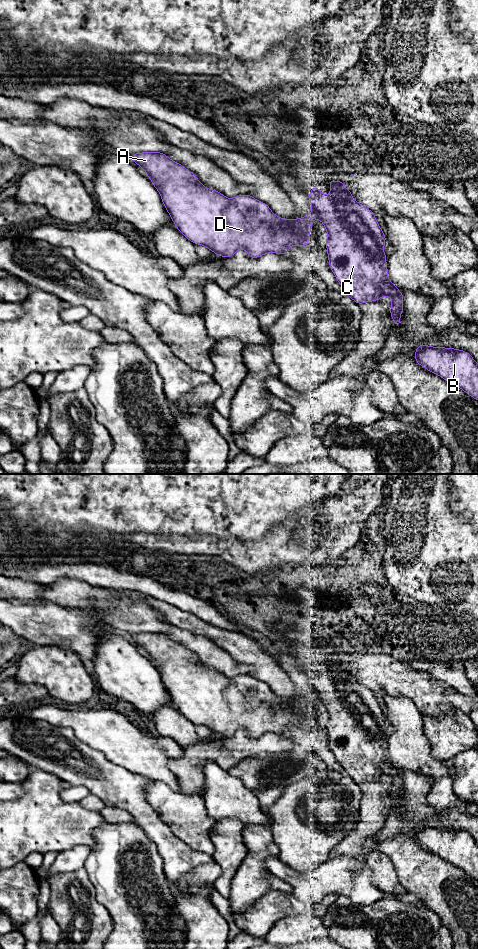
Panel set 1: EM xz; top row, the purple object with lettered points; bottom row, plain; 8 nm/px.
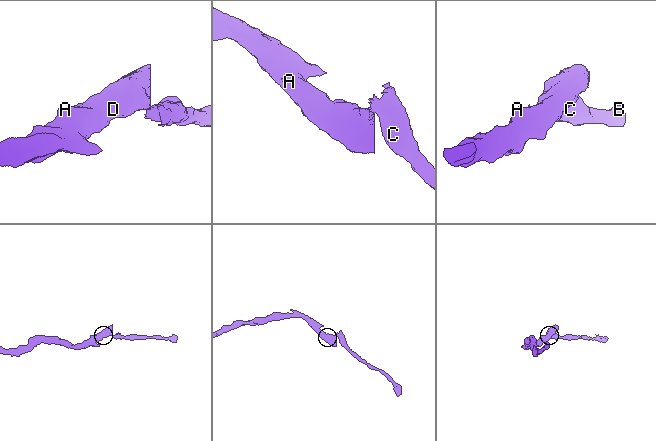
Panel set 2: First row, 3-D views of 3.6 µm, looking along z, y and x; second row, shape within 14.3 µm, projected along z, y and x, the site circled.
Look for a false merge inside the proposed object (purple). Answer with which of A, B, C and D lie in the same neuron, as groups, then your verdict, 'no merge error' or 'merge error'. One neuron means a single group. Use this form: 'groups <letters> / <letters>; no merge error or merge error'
groups A D / B C; merge error

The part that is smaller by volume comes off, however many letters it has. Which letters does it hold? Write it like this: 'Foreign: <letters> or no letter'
Foreign: B, C

